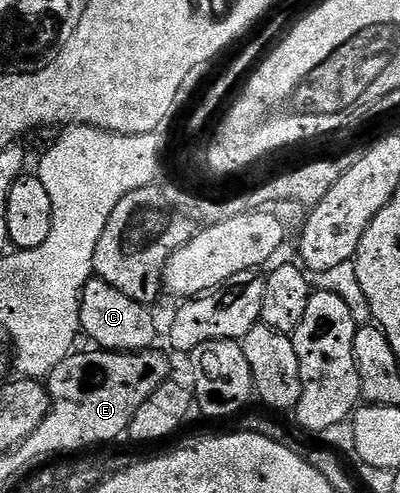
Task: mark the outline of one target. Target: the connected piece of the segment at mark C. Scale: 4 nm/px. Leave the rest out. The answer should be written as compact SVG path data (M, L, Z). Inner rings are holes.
M92 278L83 288L79 326L84 337L92 340L92 345L109 352L145 352L155 340L155 316L148 305L121 294L109 282Z

